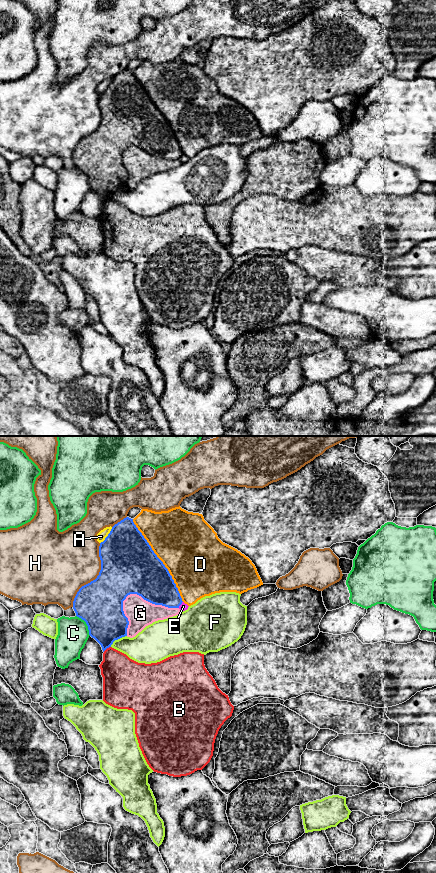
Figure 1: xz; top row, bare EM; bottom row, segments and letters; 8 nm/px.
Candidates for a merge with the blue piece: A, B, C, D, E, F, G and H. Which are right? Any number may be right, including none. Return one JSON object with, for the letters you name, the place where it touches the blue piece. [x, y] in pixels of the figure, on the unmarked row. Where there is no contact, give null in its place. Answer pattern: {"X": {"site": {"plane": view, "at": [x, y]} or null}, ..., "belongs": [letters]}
{"belongs": []}

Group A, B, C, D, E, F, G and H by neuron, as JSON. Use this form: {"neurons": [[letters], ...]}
{"neurons": [["A"], ["B"], ["C", "E"], ["D"], ["F"], ["G"], ["H"]]}

